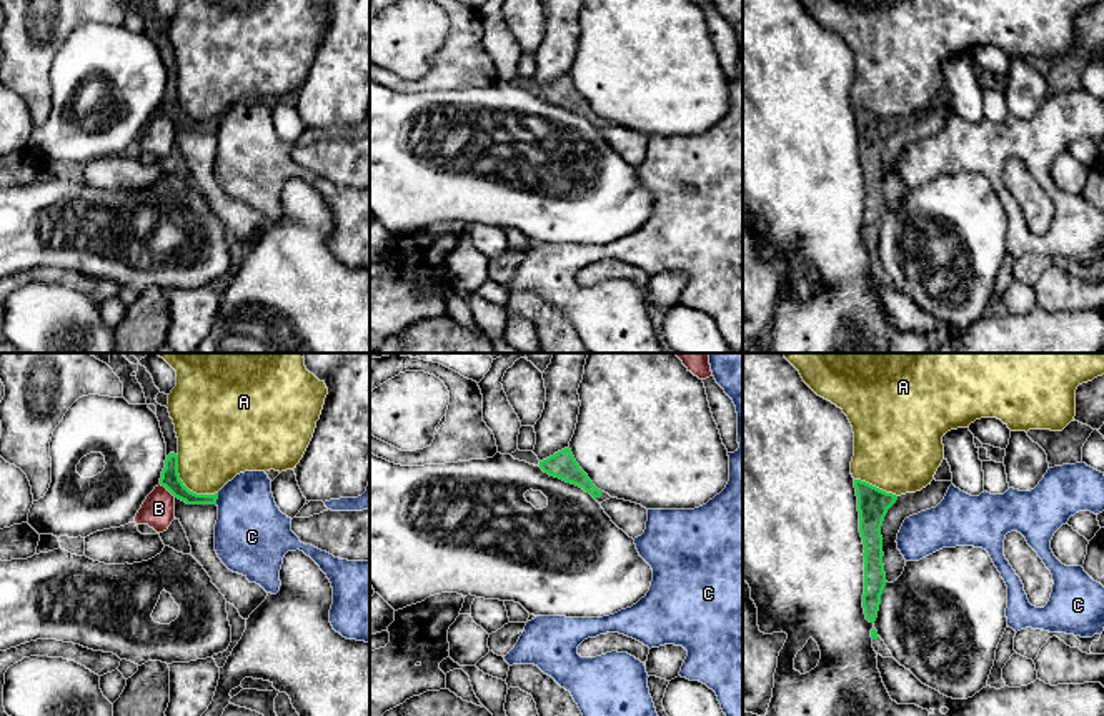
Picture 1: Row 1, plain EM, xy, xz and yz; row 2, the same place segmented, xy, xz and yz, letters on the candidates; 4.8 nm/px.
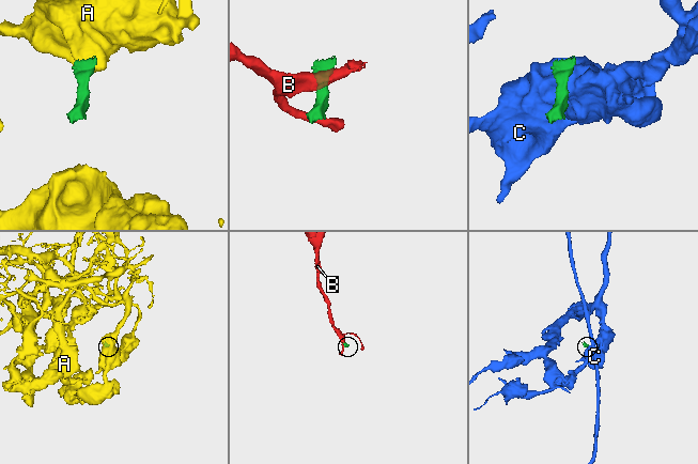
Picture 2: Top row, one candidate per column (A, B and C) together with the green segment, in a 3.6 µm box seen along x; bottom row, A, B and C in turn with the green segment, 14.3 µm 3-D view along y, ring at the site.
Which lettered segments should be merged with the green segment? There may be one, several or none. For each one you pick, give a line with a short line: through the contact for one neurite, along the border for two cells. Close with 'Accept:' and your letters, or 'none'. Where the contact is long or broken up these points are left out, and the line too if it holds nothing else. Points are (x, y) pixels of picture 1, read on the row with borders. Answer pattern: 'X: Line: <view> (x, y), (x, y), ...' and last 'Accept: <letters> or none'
Accept: none

